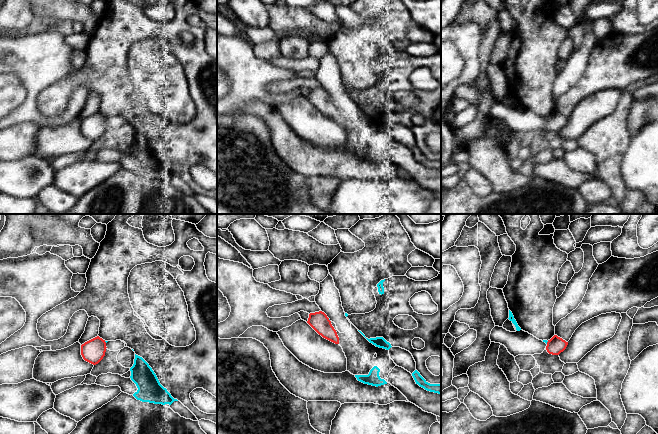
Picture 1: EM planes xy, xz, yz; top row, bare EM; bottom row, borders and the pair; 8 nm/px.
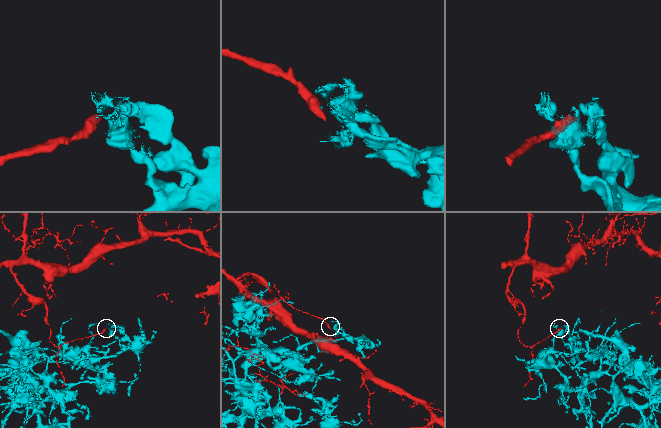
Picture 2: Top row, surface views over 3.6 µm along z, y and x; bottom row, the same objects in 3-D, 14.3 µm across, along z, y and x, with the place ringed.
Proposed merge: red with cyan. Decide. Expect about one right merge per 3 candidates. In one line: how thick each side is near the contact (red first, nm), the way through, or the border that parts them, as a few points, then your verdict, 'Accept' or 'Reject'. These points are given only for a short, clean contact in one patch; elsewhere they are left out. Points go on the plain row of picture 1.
Thickness 140 nm (red) against 20 nm. Boundary: yz (548, 117), (546, 119). Reject

